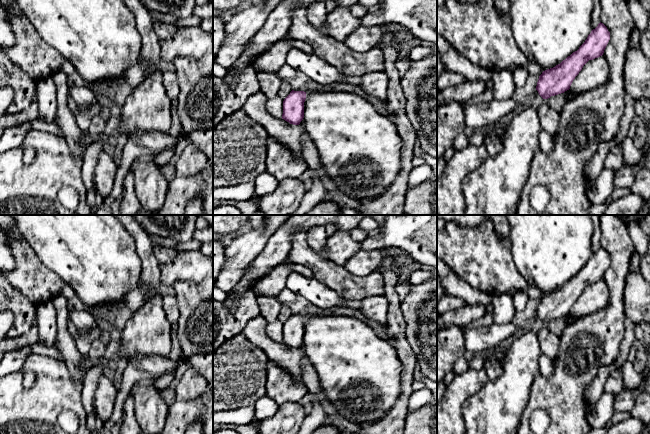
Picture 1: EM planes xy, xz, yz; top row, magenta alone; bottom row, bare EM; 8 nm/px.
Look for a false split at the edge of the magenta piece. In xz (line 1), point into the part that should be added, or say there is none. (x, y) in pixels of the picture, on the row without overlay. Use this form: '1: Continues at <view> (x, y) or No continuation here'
1: No continuation here

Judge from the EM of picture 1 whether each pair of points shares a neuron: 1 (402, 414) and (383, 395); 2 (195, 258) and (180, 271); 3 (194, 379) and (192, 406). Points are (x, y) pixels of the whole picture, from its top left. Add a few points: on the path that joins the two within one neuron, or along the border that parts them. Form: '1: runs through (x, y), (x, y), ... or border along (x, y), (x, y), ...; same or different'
1: border along (400, 382), (398, 399), (390, 411), (378, 422); different
2: runs through (191, 261), (184, 267); same
3: border along (202, 393), (194, 399), (177, 401); different

